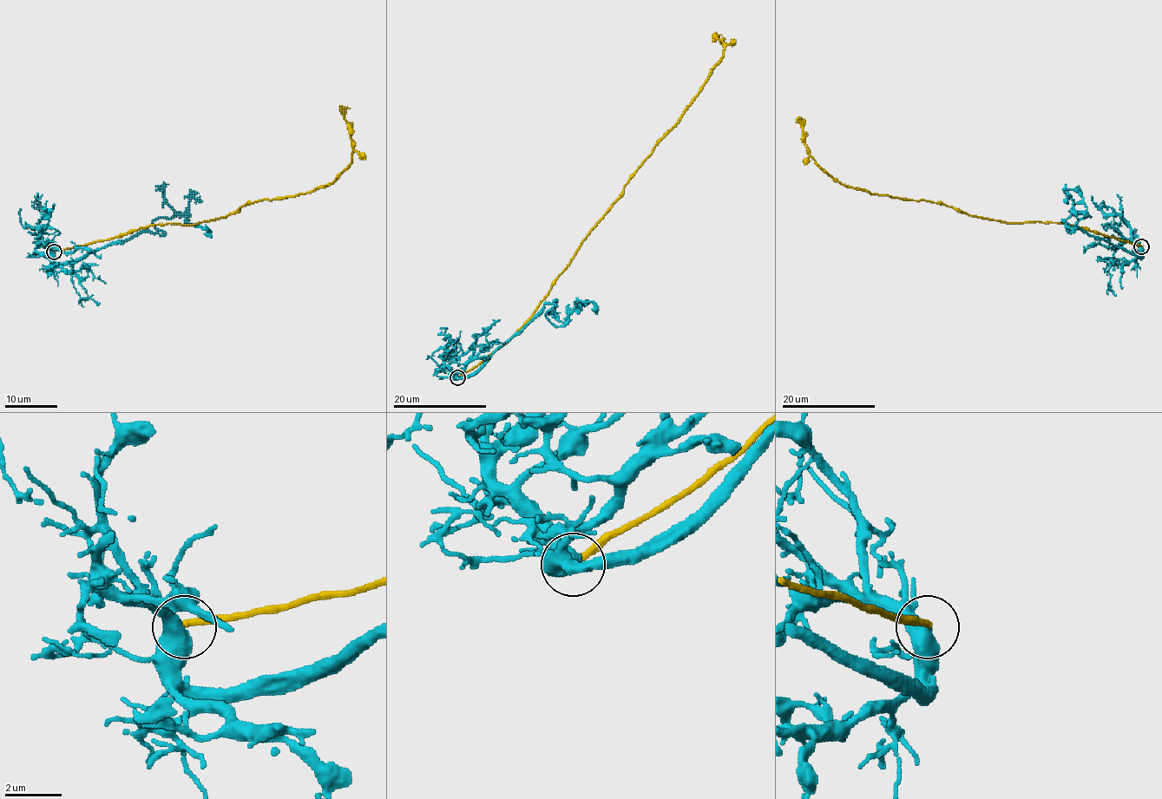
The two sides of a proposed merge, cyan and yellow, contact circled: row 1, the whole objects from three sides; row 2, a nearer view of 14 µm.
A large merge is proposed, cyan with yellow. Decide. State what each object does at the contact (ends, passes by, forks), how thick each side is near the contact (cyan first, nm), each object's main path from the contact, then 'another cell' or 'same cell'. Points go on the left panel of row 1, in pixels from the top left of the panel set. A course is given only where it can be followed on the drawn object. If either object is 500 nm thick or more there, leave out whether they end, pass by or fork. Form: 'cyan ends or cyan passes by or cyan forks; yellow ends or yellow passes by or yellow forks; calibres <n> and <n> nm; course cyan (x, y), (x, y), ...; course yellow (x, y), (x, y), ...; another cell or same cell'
calibres 550 and 240 nm; course cyan (54, 252), (55, 262), (72, 264), (141, 231), (162, 233), (153, 222), (176, 214), (210, 231); course yellow (54, 252), (153, 225), (197, 225), (246, 203), (328, 185), (351, 161), (350, 124), (339, 106); another cell

